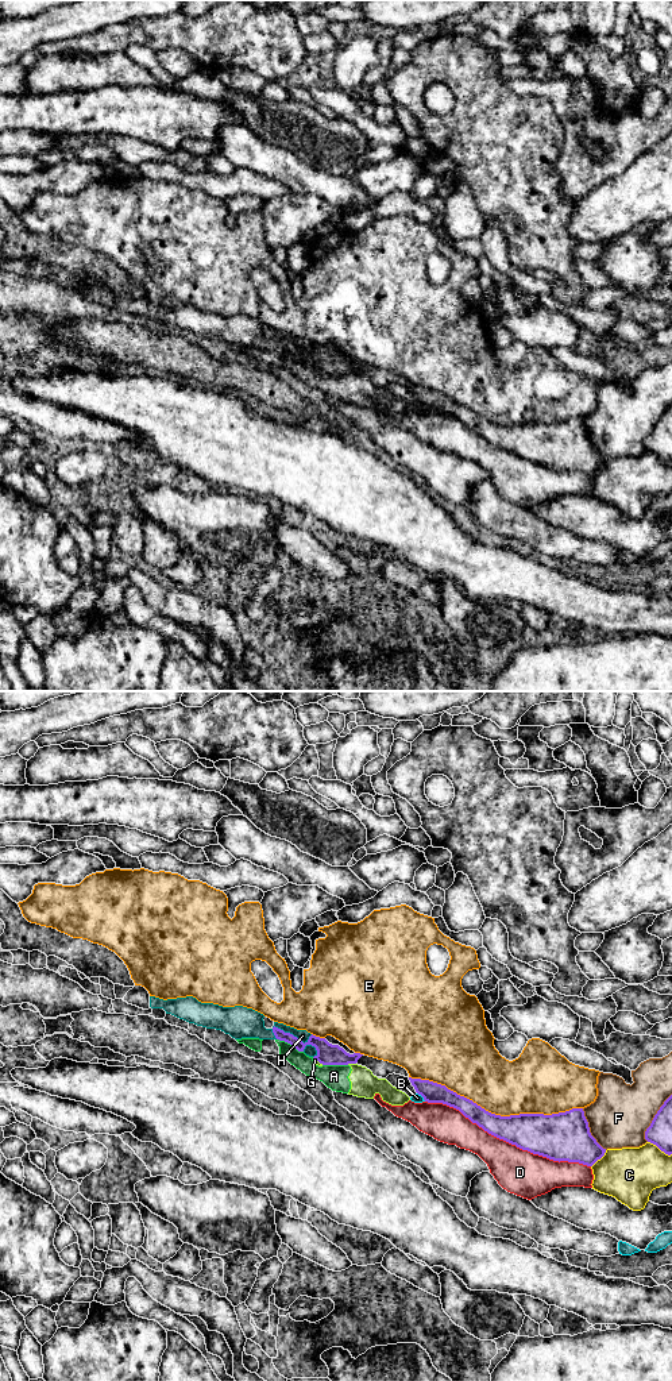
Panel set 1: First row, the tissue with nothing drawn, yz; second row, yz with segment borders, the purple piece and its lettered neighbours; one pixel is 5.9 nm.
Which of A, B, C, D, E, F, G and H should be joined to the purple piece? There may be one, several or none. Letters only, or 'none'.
none

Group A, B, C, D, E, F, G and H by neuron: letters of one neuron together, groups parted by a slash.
A G / B / C / D / E / F / H

